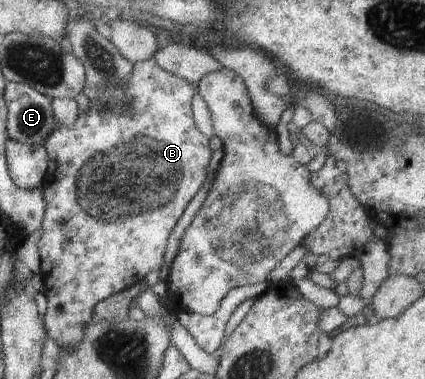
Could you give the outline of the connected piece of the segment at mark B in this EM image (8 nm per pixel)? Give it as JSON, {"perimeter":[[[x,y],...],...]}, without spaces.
{"perimeter":[[[154,58],[139,61],[133,65],[133,70],[124,82],[124,94],[128,97],[128,111],[115,113],[109,107],[98,107],[93,101],[87,111],[79,111],[71,126],[55,123],[53,130],[43,142],[48,154],[46,178],[41,192],[45,201],[44,217],[41,227],[41,238],[37,242],[40,254],[40,274],[43,277],[44,295],[48,300],[48,307],[43,318],[46,333],[55,340],[61,351],[74,349],[84,337],[84,328],[93,320],[93,309],[98,302],[105,300],[112,294],[124,291],[134,284],[141,282],[149,272],[160,270],[164,261],[166,244],[177,221],[181,218],[187,203],[197,194],[206,177],[206,168],[211,158],[210,140],[197,129],[193,121],[191,102],[196,88],[185,79],[162,69]]]}

